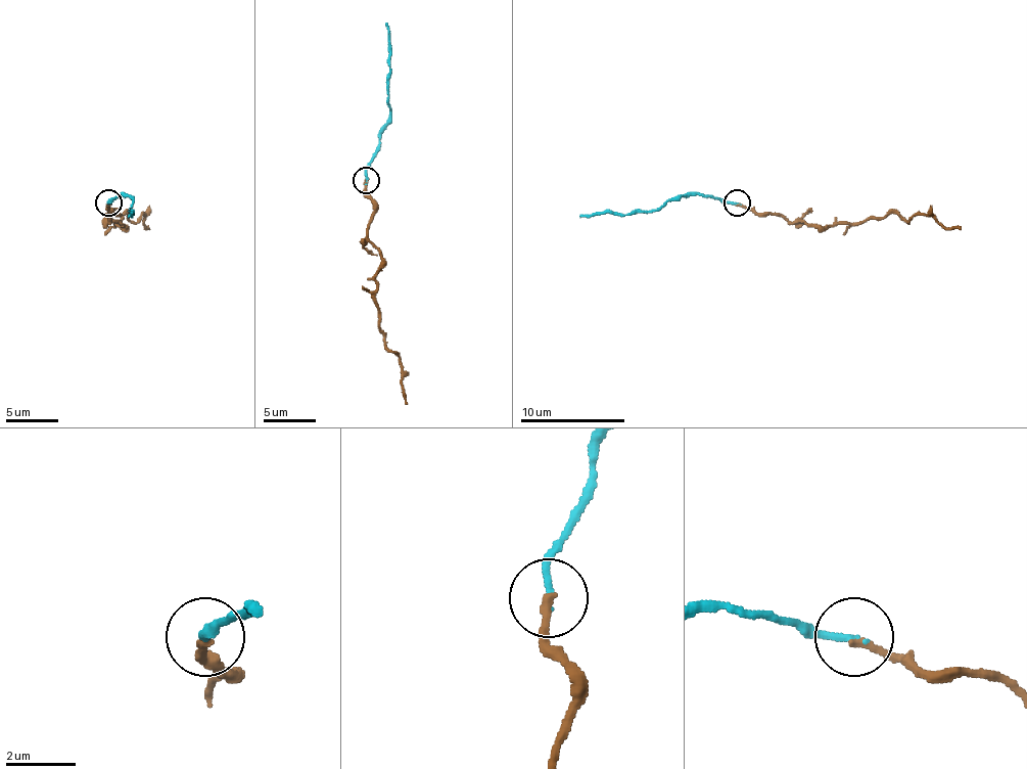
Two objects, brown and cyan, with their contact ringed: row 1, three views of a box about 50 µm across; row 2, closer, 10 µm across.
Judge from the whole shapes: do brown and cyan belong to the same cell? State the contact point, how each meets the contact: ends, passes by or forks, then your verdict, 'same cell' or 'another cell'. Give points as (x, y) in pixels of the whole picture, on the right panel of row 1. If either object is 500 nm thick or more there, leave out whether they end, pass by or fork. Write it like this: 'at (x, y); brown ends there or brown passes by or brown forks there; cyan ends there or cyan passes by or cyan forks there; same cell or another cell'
at (737, 202); brown ends there; cyan ends there; another cell

